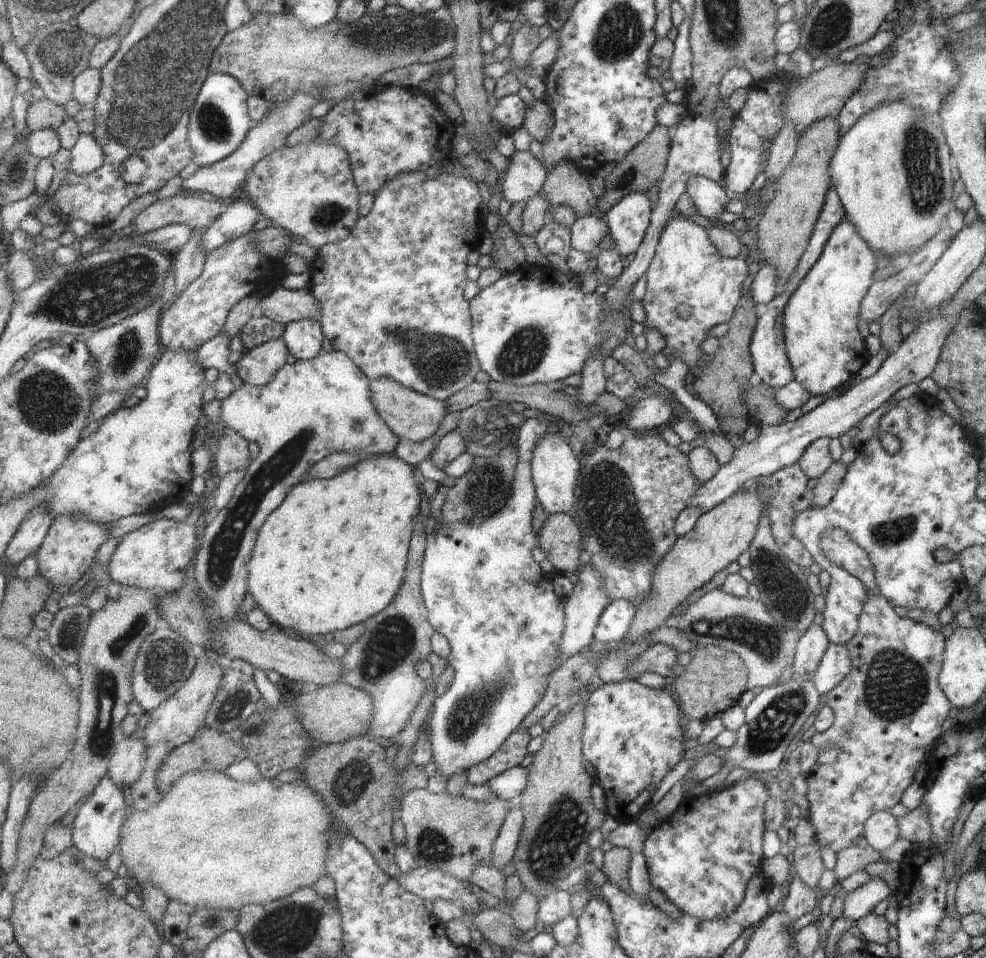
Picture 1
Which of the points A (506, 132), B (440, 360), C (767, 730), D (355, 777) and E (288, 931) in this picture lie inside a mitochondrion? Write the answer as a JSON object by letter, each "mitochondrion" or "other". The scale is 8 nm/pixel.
{"A":"other","B":"mitochondrion","C":"mitochondrion","D":"mitochondrion","E":"mitochondrion"}

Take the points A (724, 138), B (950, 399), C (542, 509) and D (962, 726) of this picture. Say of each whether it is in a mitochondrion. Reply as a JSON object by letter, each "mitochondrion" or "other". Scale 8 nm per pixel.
{"A":"other","B":"other","C":"other","D":"other"}

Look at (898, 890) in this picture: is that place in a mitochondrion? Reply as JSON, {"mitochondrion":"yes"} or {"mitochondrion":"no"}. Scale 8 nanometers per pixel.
{"mitochondrion":"no"}

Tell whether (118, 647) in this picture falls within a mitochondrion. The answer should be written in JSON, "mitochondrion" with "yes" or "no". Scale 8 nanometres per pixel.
{"mitochondrion":"yes"}

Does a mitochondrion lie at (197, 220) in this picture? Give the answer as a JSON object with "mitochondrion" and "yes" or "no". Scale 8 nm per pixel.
{"mitochondrion":"no"}

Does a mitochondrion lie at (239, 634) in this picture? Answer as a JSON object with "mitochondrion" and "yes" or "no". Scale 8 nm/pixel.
{"mitochondrion":"no"}

